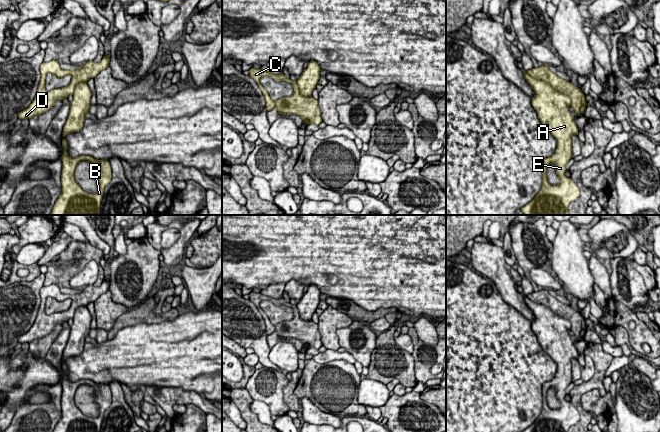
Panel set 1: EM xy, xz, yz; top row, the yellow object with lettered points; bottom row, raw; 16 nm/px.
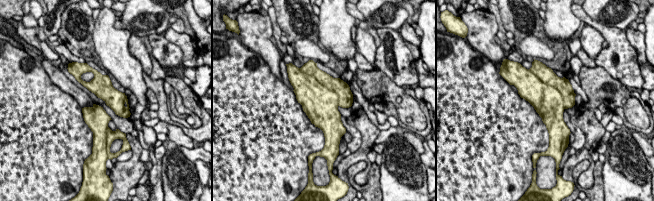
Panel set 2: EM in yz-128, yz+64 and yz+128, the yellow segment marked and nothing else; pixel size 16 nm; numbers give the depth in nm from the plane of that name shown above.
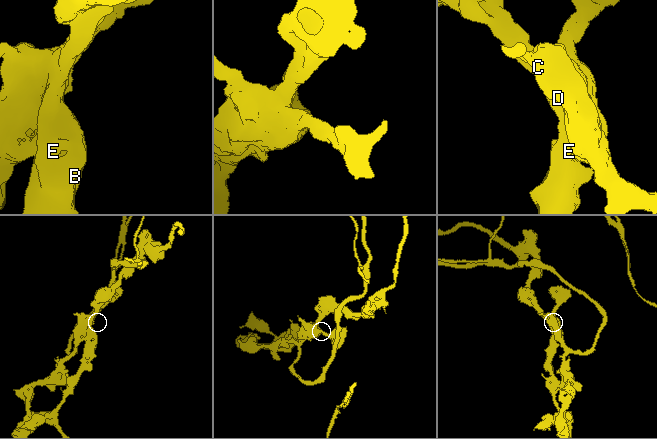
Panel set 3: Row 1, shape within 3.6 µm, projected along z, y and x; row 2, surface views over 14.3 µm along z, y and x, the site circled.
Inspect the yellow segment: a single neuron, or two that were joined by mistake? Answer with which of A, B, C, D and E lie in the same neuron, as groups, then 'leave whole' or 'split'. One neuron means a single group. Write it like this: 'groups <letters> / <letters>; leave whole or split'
groups A B E / C D; split

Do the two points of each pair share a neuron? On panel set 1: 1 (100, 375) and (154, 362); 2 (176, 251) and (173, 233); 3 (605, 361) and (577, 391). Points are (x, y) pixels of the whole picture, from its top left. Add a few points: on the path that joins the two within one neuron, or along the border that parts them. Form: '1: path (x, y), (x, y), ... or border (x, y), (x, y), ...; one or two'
1: path (113, 368), (119, 362), (141, 362); one
2: border (175, 227), (169, 227), (161, 234), (162, 248); two
3: path (600, 370), (599, 375), (586, 386); one

